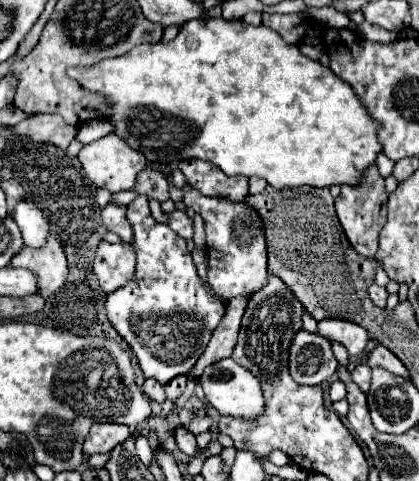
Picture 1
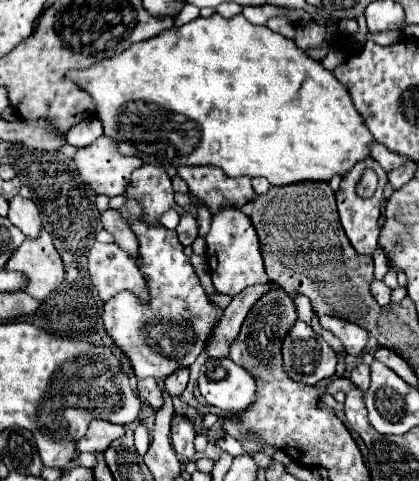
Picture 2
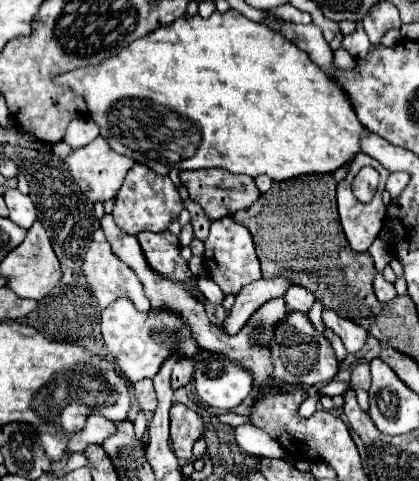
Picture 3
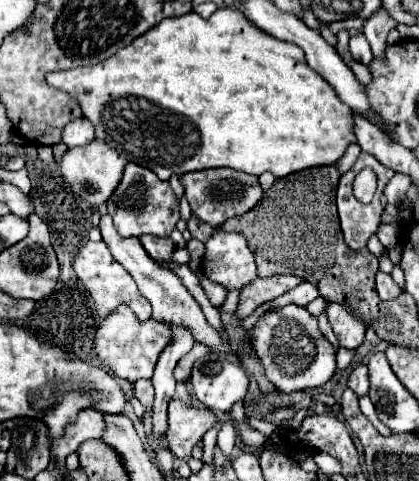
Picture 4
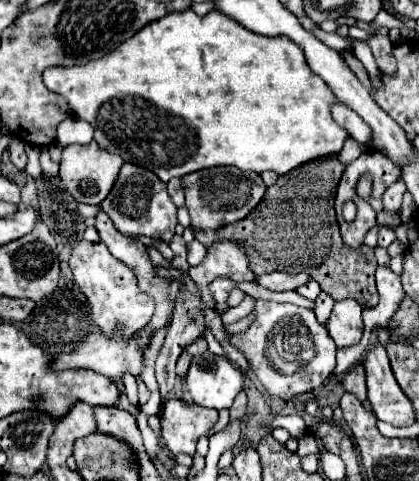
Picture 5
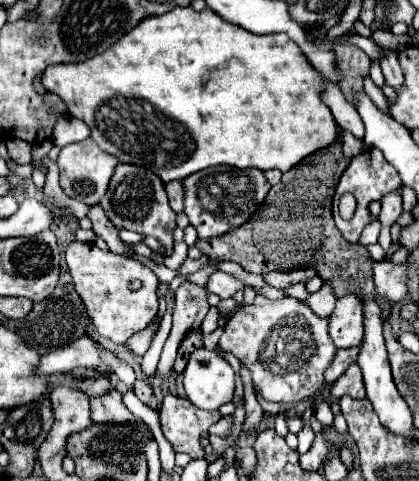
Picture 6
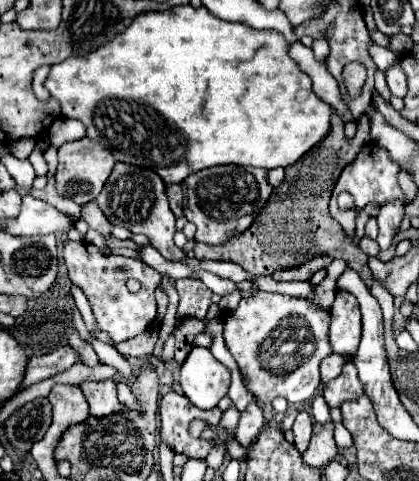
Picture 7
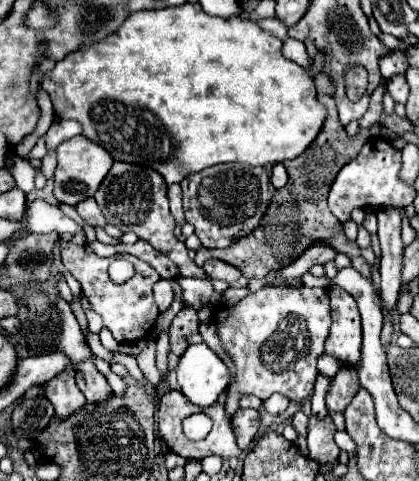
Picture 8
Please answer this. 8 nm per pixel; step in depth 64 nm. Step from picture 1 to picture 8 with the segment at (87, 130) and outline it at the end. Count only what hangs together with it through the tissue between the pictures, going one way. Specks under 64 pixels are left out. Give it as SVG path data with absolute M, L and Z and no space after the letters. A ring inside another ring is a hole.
M54 120L54 124L48 128L46 132L46 148L48 152L56 150L56 146L72 136L80 134L80 124L76 124L74 120Z

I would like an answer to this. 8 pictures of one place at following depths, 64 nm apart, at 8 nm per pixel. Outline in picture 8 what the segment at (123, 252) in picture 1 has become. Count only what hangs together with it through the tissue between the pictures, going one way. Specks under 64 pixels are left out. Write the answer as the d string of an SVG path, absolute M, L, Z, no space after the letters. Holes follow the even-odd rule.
M68 244L62 250L62 262L64 266L70 270L70 274L82 284L84 294L88 296L92 308L102 316L104 326L112 332L112 336L122 344L122 342L136 342L140 338L144 338L144 334L148 330L152 330L160 310L152 298L152 286L154 282L160 280L160 274L146 262L142 262L140 258L132 256L132 254L116 254L112 258L100 258L92 252L86 250L86 246L76 246L76 244ZM112 258L126 258L134 264L136 274L124 282L124 284L112 284L108 280L108 262Z

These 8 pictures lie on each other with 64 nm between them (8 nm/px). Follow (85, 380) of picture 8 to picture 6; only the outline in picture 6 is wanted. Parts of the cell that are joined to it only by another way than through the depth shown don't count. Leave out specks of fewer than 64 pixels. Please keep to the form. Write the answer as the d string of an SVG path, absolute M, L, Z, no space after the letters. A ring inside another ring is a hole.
M110 386L110 390L100 396L90 396L90 408L92 422L136 422L114 386Z

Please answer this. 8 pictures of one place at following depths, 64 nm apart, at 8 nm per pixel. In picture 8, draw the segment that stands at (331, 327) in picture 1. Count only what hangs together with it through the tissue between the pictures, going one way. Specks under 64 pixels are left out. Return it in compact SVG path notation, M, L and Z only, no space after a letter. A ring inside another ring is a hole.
M328 286L330 308L332 308L332 328L324 344L324 352L334 356L342 366L360 364L360 312L356 300L344 292L340 286Z

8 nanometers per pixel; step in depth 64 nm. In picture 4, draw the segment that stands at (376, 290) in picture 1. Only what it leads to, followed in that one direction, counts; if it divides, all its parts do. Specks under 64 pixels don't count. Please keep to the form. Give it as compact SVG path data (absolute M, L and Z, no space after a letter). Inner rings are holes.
M380 270L376 274L376 290L380 294L380 300L384 300L384 302L396 300L402 294L402 288L392 280L392 276L386 272L380 272Z

